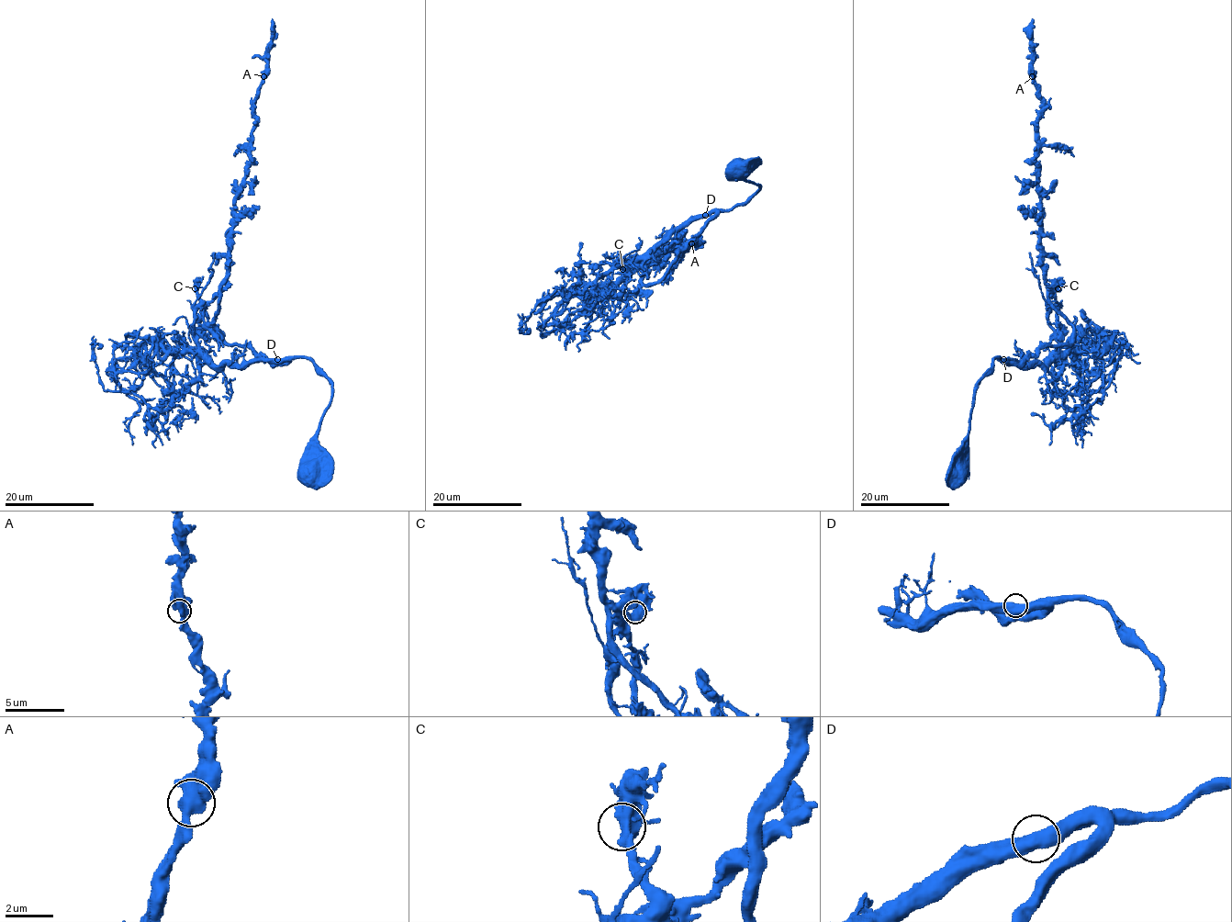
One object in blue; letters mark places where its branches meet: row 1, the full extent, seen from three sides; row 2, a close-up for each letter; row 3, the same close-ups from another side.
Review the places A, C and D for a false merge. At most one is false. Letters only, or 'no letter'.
no letter

